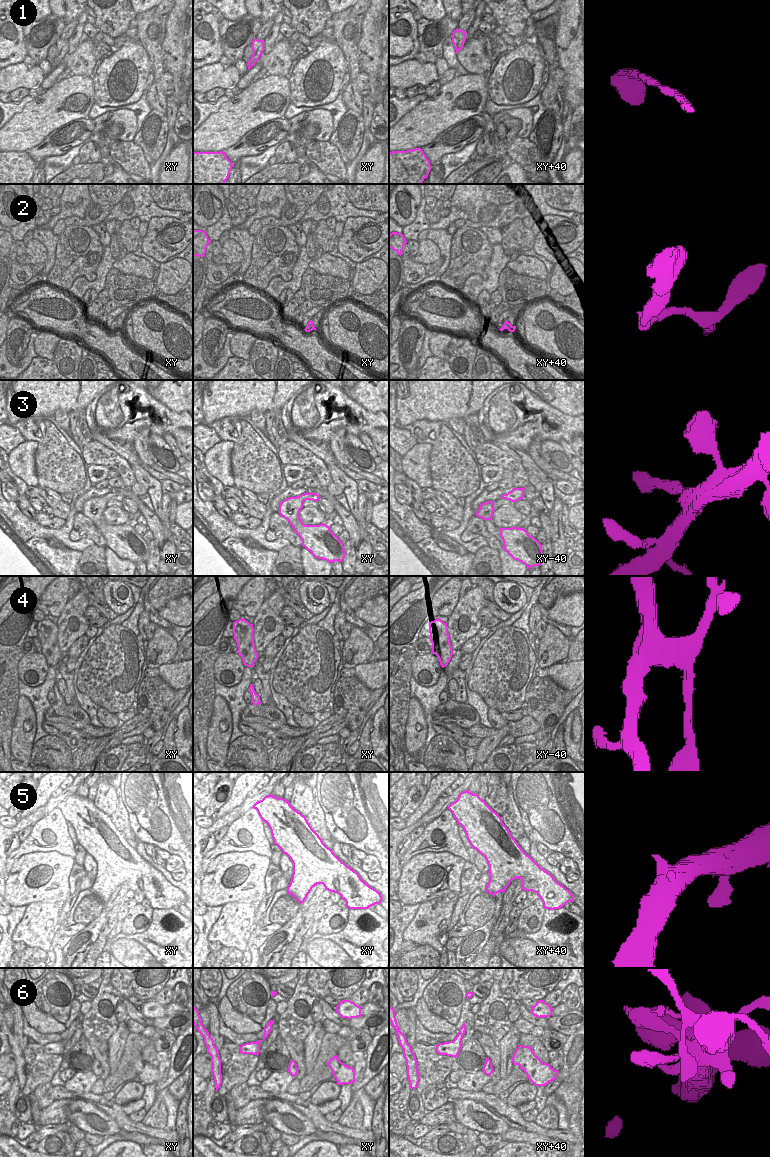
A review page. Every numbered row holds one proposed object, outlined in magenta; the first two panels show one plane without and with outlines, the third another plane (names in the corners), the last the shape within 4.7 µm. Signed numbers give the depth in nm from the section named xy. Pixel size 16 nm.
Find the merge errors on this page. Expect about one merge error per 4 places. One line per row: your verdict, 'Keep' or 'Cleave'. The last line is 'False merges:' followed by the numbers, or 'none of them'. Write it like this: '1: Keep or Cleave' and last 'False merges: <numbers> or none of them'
1: Keep
2: Keep
3: Keep
4: Cleave
5: Keep
6: Keep
False merges: 4.

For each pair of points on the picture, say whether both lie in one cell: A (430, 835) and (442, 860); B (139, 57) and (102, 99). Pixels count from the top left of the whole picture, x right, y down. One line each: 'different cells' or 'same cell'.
A: different cells
B: same cell

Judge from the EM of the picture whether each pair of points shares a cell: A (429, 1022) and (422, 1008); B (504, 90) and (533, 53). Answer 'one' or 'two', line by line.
A: one
B: one

